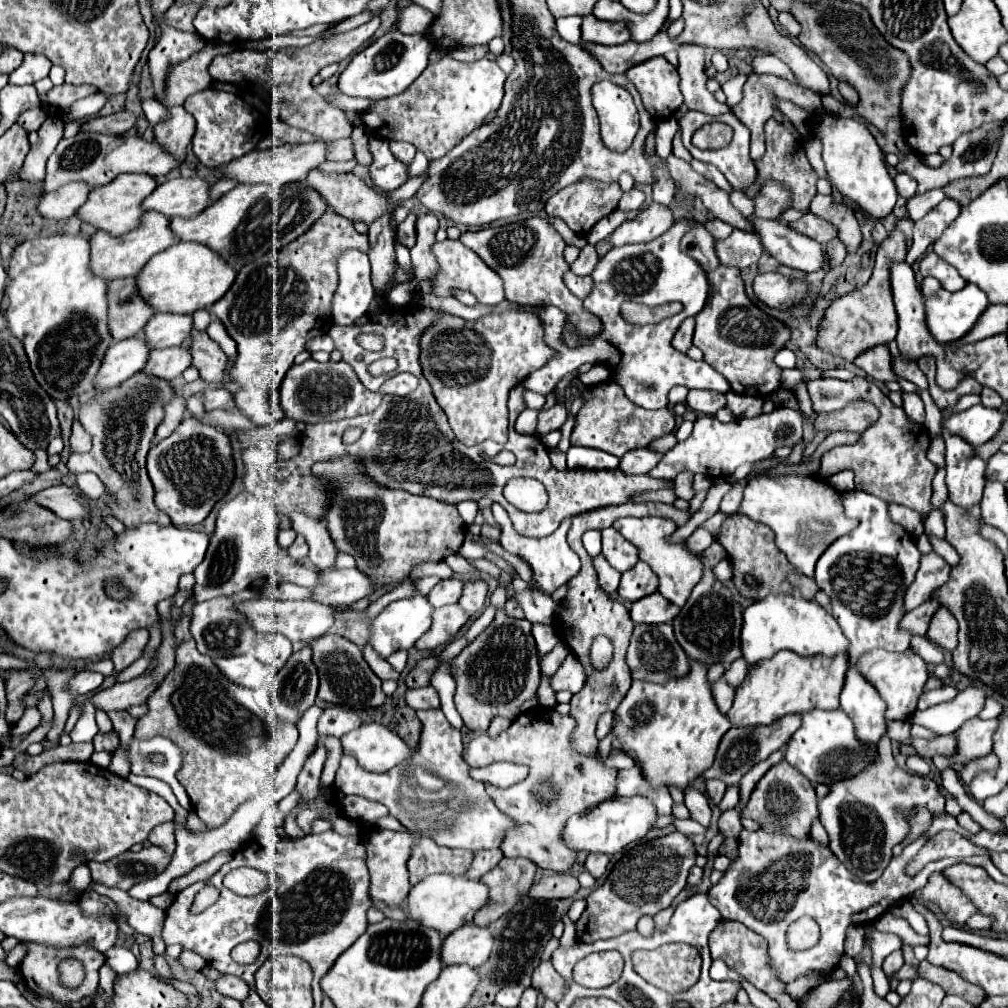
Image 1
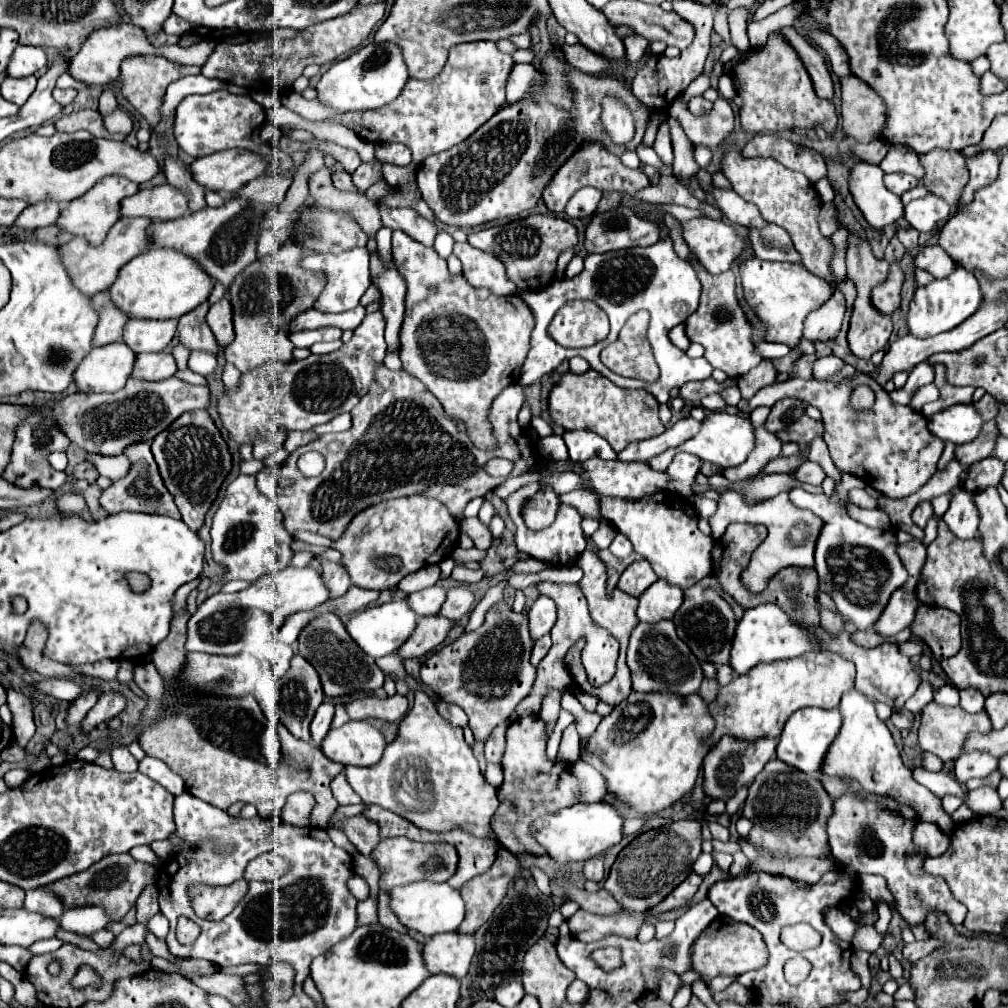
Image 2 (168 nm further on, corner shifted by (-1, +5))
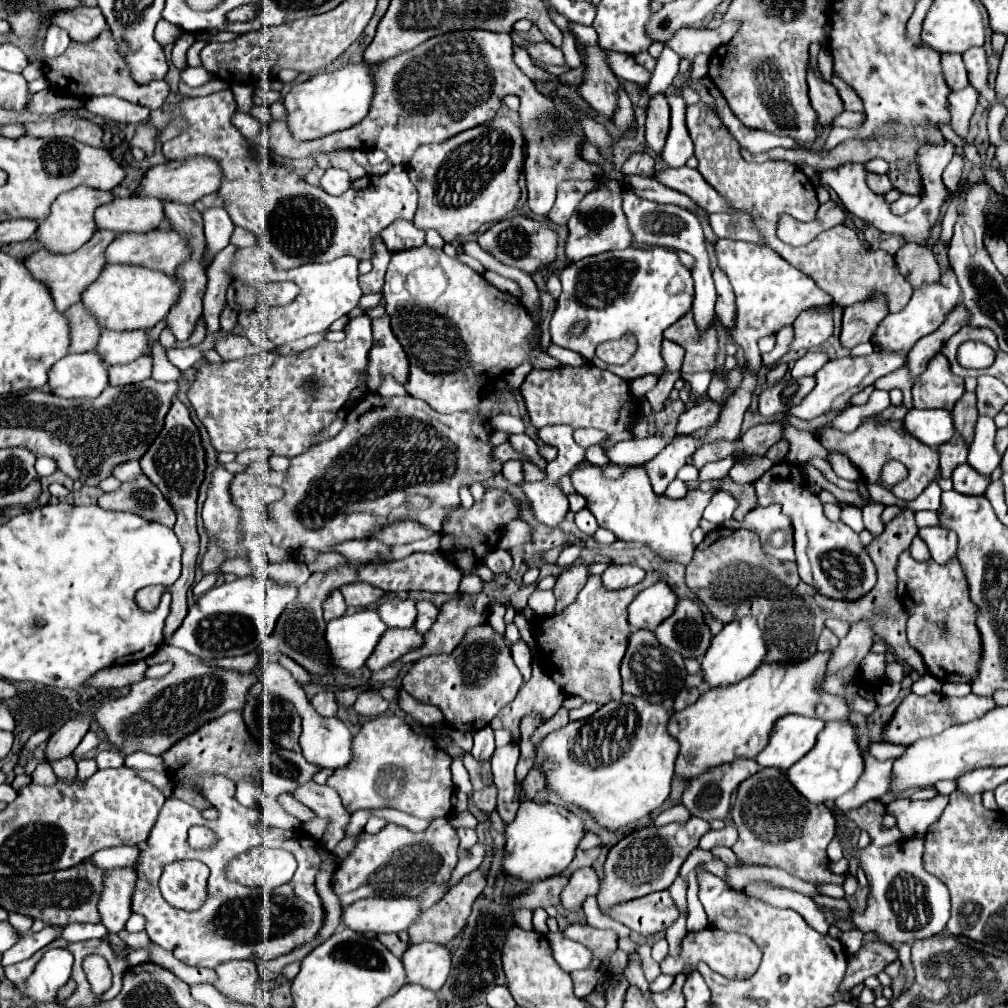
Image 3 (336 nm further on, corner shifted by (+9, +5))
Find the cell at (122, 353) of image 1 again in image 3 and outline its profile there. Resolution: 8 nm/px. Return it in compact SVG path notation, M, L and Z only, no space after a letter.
M97 352L67 354L53 364L49 386L61 398L95 398L109 386L107 364Z

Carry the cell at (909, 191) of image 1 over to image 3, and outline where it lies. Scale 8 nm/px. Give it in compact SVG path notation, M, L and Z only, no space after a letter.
M869 174L867 184L875 194L887 194L893 188L889 176L879 176L879 174Z

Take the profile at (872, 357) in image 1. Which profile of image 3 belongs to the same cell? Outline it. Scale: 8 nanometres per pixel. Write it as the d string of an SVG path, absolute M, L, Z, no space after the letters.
M875 292L871 298L863 302L847 306L843 312L841 344L851 350L861 342L869 342L875 334L875 328L887 314L889 314L887 300L879 292Z

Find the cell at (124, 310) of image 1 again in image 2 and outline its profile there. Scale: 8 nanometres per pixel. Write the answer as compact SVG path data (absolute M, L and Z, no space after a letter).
M107 292L93 296L93 308L97 308L99 324L93 334L93 346L105 346L111 342L119 342L123 334L123 326L129 320L121 310L117 310L107 296Z

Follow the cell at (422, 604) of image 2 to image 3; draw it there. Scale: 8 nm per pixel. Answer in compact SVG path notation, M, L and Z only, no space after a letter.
M393 598L383 602L377 612L379 616L383 616L383 620L387 620L387 626L391 628L411 628L415 624L415 616L417 616L417 608L415 608L417 600L411 598Z

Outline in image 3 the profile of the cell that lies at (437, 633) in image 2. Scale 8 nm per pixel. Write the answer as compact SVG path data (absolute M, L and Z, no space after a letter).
M391 628L387 630L387 636L383 636L383 644L375 648L371 654L371 660L367 660L369 670L381 670L401 658L403 654L421 648L423 646L423 634L415 628Z

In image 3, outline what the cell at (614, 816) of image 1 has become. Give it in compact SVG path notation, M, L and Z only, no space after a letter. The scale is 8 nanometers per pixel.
M533 800L521 802L515 820L507 826L507 844L503 868L509 876L523 882L539 882L551 876L561 874L571 860L575 858L575 850L585 836L583 820L557 804L537 804Z

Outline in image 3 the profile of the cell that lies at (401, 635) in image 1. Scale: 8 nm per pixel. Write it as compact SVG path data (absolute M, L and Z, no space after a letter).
M359 610L355 614L345 614L341 618L327 622L327 644L331 648L331 658L335 660L335 668L343 672L359 670L367 662L367 658L373 654L381 636L387 630L389 626L381 620L377 610Z

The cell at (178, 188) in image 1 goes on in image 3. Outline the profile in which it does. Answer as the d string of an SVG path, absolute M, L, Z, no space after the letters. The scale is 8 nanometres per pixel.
M153 196L115 198L95 210L97 228L115 232L149 232L163 222L163 204Z

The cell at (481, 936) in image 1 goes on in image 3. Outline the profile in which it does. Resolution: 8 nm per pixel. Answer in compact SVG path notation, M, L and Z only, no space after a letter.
M433 942L409 944L403 954L403 966L407 982L415 982L437 992L451 972L451 952L447 946Z

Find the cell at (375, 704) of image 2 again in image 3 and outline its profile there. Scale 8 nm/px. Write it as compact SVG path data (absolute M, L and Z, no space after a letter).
M365 690L357 696L355 704L353 704L353 710L361 716L369 716L369 718L375 718L375 716L381 716L385 714L385 710L389 708L389 702L385 702L377 690Z

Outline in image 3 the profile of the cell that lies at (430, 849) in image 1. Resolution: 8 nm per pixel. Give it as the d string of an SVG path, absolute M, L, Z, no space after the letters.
M437 818L425 832L409 832L403 826L387 824L377 834L363 832L355 850L341 862L335 880L335 894L343 906L371 896L419 896L431 884L451 878L459 860L459 838L447 818Z

